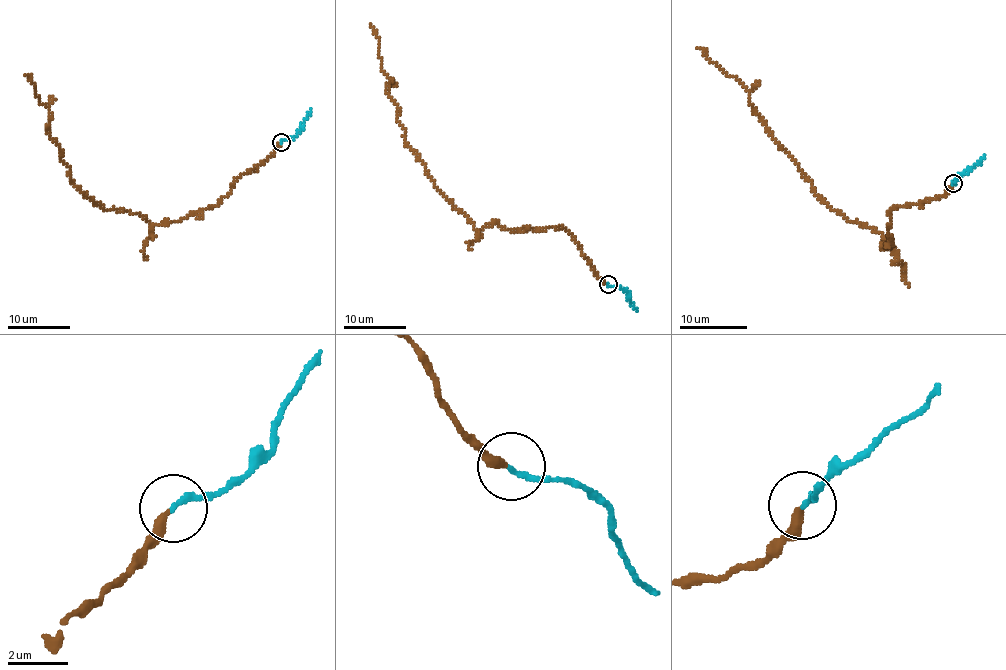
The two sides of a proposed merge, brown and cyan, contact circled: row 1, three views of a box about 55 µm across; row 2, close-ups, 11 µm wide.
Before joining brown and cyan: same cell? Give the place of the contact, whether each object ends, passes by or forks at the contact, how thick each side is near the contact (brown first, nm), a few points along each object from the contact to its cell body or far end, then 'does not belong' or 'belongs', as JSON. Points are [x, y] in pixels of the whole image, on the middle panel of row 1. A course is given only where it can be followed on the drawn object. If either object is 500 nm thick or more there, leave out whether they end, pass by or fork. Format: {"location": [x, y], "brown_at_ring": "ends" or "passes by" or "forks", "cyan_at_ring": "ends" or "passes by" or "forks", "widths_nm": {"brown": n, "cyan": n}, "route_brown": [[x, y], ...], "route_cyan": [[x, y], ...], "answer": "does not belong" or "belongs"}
{"location": [608, 284], "brown_at_ring": "ends", "cyan_at_ring": "ends", "widths_nm": {"brown": 280, "cyan": 200}, "route_brown": [[607, 284], [565, 227], [509, 230], [498, 224], [477, 230], [436, 187], [407, 145], [370, 23]], "route_cyan": [[608, 284], [627, 293], [627, 299], [637, 310]], "answer": "belongs"}

